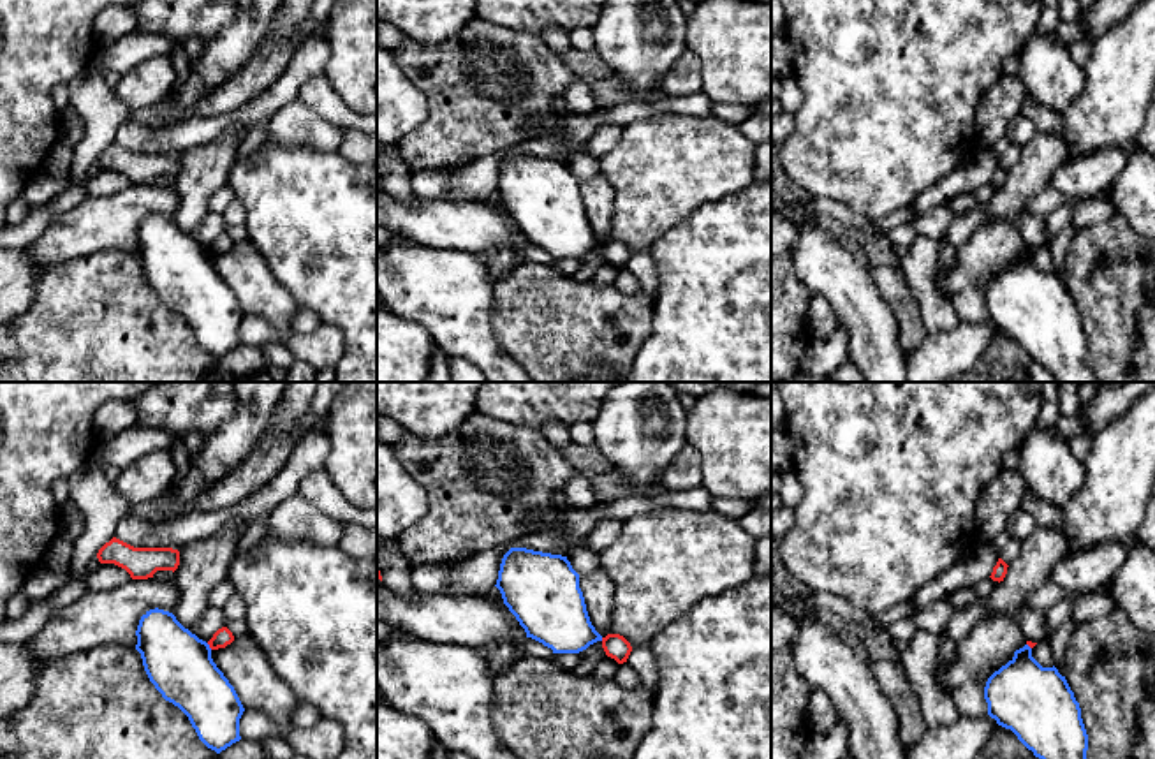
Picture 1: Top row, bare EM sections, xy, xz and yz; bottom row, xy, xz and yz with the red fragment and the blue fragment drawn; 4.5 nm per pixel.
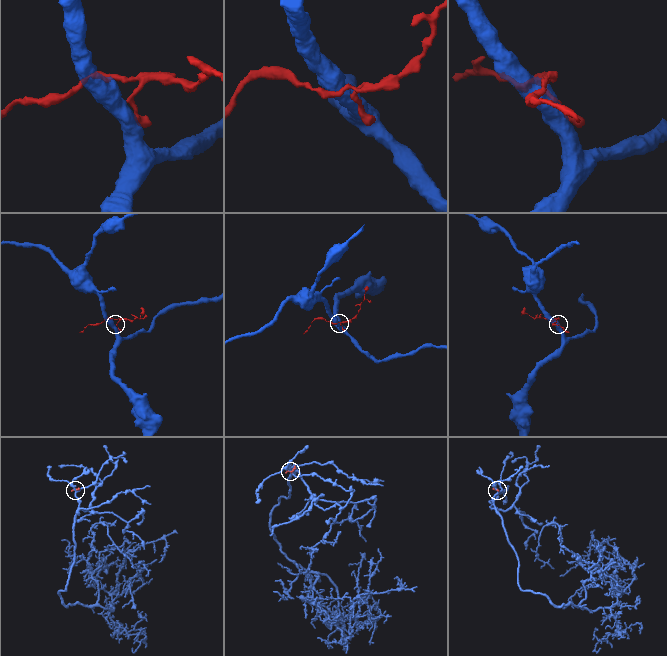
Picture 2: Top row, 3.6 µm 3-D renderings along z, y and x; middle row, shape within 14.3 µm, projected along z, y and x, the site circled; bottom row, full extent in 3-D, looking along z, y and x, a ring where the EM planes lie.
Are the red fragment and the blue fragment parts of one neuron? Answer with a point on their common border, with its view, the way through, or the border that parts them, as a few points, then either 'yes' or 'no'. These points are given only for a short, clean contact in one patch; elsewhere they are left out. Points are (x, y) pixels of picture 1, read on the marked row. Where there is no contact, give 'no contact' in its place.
meets red in xy at (210, 647); border along xy (206, 643), (212, 648); no

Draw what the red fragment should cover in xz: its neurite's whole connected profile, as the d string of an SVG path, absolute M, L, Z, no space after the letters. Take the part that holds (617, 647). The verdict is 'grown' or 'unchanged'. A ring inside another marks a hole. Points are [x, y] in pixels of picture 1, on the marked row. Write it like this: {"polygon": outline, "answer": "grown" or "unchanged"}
{"polygon": "M607 634L602 637L602 648L607 657L614 659L618 664L627 662L632 646L630 643L620 634Z", "answer": "unchanged"}

